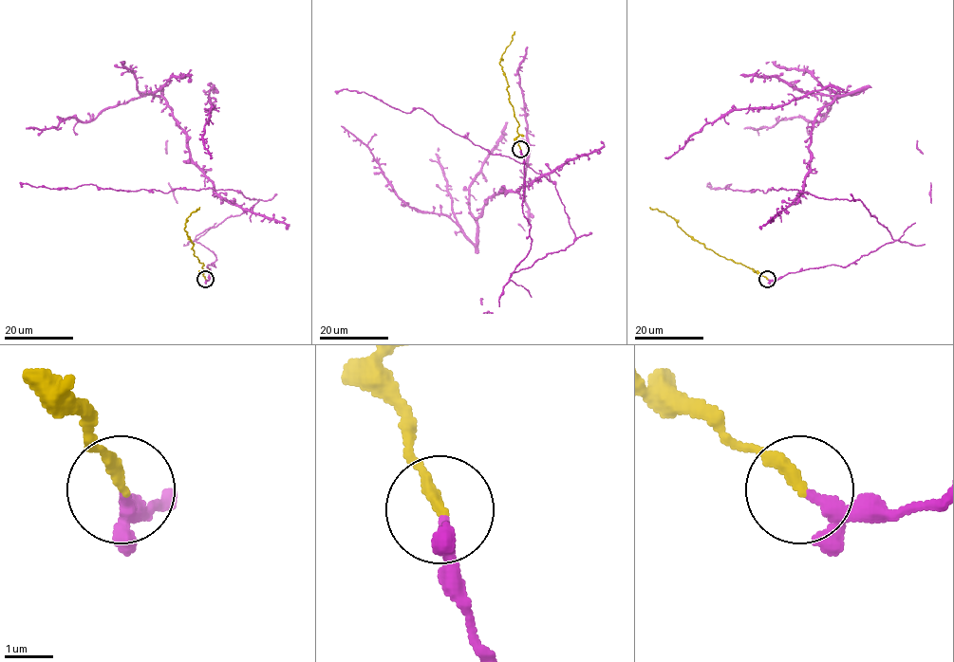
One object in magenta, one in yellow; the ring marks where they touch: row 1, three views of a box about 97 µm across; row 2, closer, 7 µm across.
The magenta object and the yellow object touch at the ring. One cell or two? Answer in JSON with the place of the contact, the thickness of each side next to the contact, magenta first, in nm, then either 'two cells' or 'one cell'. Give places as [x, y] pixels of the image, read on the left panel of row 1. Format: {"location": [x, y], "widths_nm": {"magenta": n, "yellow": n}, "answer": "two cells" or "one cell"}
{"location": [205, 279], "widths_nm": {"magenta": 200, "yellow": 260}, "answer": "one cell"}

